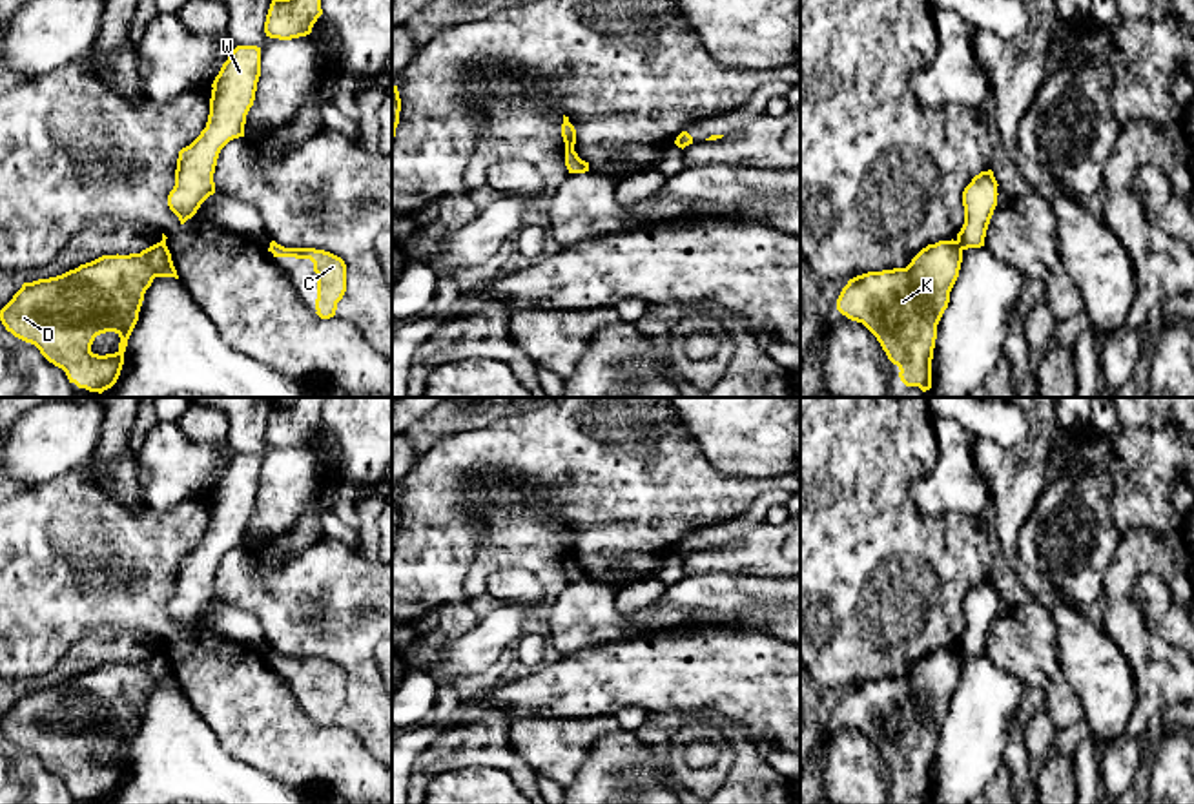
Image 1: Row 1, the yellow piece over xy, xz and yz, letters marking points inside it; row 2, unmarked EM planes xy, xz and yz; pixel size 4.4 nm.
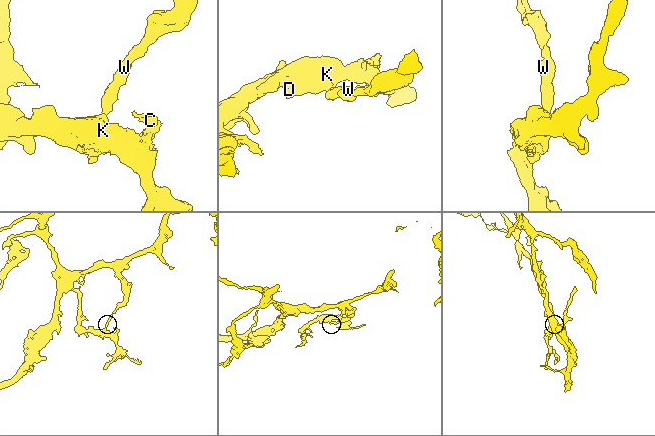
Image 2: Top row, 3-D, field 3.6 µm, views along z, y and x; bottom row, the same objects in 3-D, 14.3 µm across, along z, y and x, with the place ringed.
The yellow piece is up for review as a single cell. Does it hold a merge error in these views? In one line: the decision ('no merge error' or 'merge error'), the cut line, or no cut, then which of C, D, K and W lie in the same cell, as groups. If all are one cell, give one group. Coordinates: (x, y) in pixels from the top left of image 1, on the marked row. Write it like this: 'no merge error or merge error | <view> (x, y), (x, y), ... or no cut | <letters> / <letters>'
merge error | xz (573, 146), (566, 150) | C D K / W

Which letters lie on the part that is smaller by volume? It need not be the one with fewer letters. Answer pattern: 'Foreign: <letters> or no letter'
Foreign: C, D, K

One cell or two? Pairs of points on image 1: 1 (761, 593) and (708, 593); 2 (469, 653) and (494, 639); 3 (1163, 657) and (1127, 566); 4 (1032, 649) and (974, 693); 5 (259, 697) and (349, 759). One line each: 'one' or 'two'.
1: one
2: one
3: one
4: two
5: one

